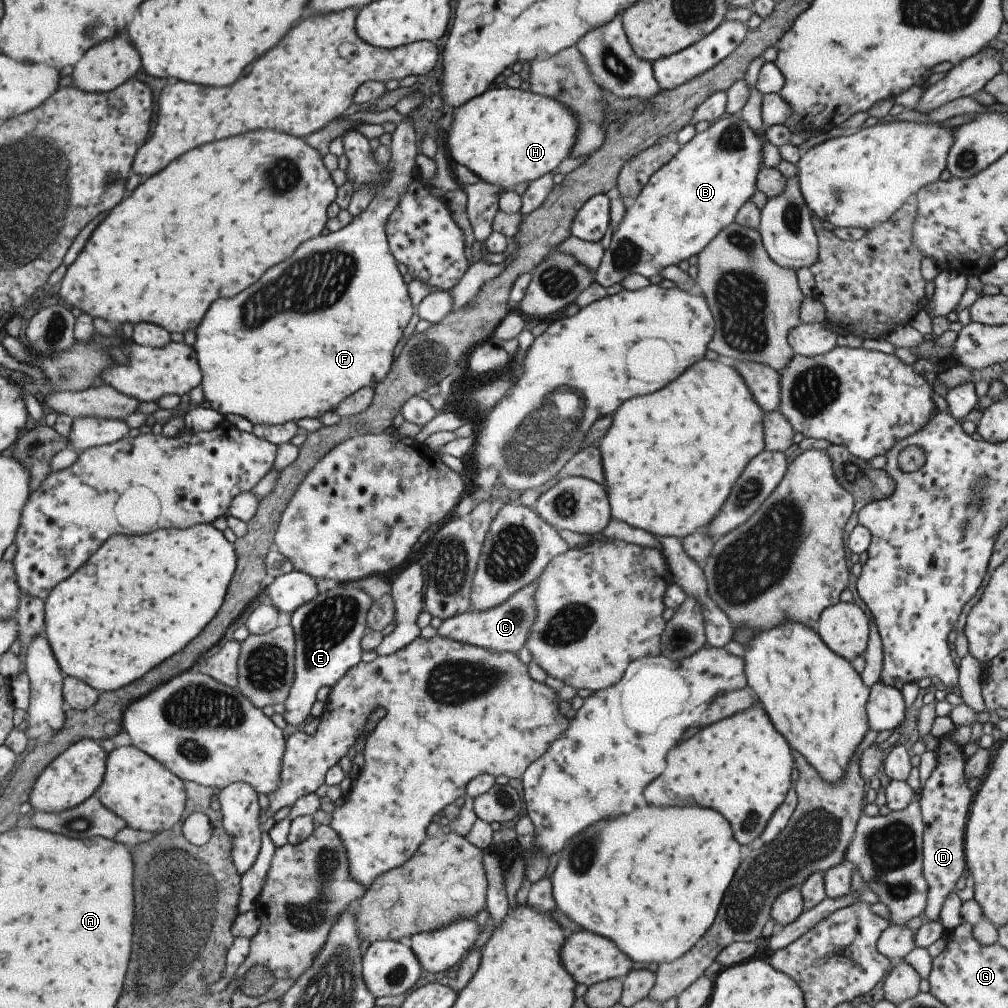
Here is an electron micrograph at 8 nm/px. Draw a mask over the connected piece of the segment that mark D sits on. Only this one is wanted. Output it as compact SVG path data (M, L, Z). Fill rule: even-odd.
M941 736L937 750L937 766L916 800L922 815L922 878L926 883L925 917L929 922L939 921L939 912L946 896L954 891L960 876L966 875L964 856L964 831L968 811L971 805L971 795L964 778L964 762L961 748Z

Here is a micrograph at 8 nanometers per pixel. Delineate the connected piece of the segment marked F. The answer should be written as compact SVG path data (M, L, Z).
M403 119L398 123L391 135L390 158L387 162L388 180L387 183L372 197L369 205L358 216L352 218L351 222L340 230L329 234L319 235L311 238L293 252L293 294L291 294L291 256L285 258L281 264L271 266L253 286L245 288L233 298L216 299L210 306L200 324L195 330L195 343L192 350L195 352L196 362L201 372L200 388L203 399L209 402L209 407L221 415L231 413L247 419L252 425L281 425L288 421L296 422L303 418L319 419L325 412L334 411L335 408L350 395L353 395L362 387L374 387L385 379L390 372L394 362L394 349L402 338L403 330L409 319L415 313L415 307L410 302L406 285L399 274L396 261L389 253L386 242L384 225L391 215L393 208L397 205L398 198L404 193L410 184L411 178L415 175L414 158L417 155L415 146L415 132L412 123Z

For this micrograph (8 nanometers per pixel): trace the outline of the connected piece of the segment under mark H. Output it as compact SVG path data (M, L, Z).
M493 85L453 109L446 127L446 149L453 162L463 165L480 181L494 185L502 192L512 191L517 184L529 184L539 176L555 173L555 168L569 155L576 136L576 121L567 108L551 98L504 85Z

